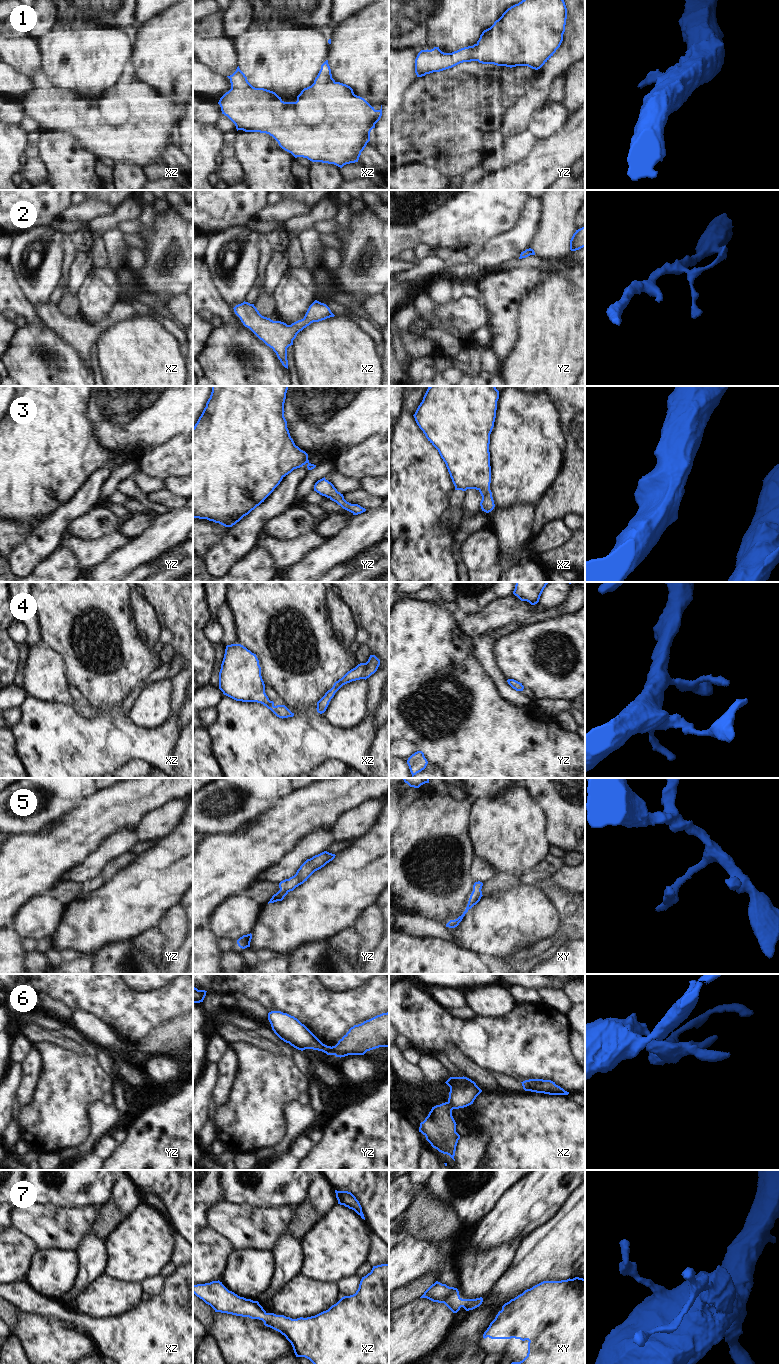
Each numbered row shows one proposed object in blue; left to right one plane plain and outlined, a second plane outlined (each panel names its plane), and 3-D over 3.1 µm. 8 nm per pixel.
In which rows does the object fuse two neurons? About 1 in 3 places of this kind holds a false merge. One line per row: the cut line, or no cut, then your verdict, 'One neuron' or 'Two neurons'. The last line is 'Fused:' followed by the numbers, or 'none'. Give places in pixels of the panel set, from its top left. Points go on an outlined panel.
1: No split. One neuron
2: No split. One neuron
3: No split. One neuron
4: No split. One neuron
5: No split. One neuron
6: Split along yz (323, 1044), (324, 1051). Two neurons
7: No split. One neuron
Fused: 6

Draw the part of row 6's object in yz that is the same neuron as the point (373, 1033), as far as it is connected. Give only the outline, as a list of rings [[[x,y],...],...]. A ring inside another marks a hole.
[[[389,1012],[354,1025],[335,1046],[324,1044],[324,1053],[341,1058],[364,1055],[379,1047],[389,1047]]]

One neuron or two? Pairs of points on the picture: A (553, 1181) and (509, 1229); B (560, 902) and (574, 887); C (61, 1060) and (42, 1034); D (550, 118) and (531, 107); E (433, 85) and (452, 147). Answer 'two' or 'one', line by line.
A: one
B: two
C: two
D: two
E: one

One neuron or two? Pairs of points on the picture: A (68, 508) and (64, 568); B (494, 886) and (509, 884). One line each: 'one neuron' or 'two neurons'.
A: two neurons
B: one neuron

